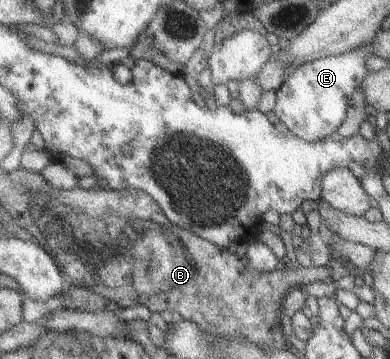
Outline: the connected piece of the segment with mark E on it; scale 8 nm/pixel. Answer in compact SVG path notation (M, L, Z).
M373 39L358 48L324 56L296 66L291 74L274 91L275 100L271 113L291 136L303 142L315 142L336 132L347 112L347 101L358 89L368 73L365 59L372 53Z

